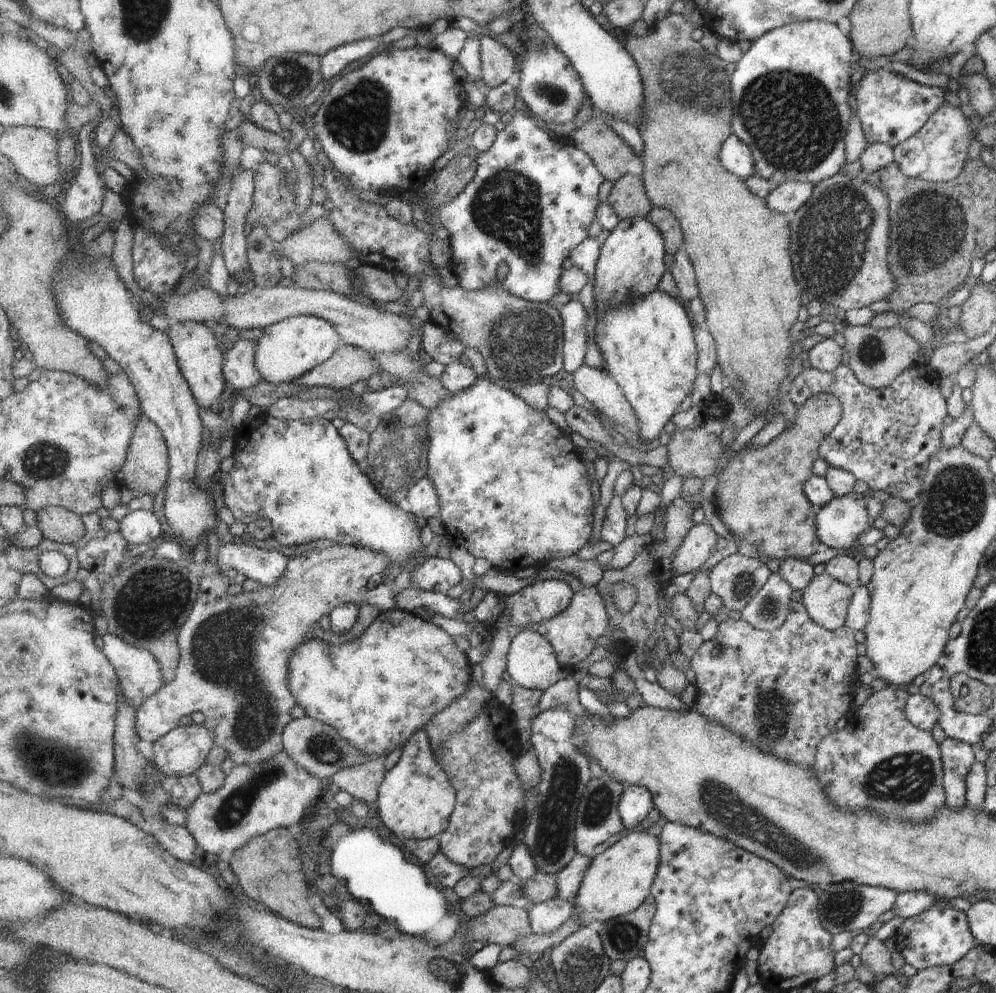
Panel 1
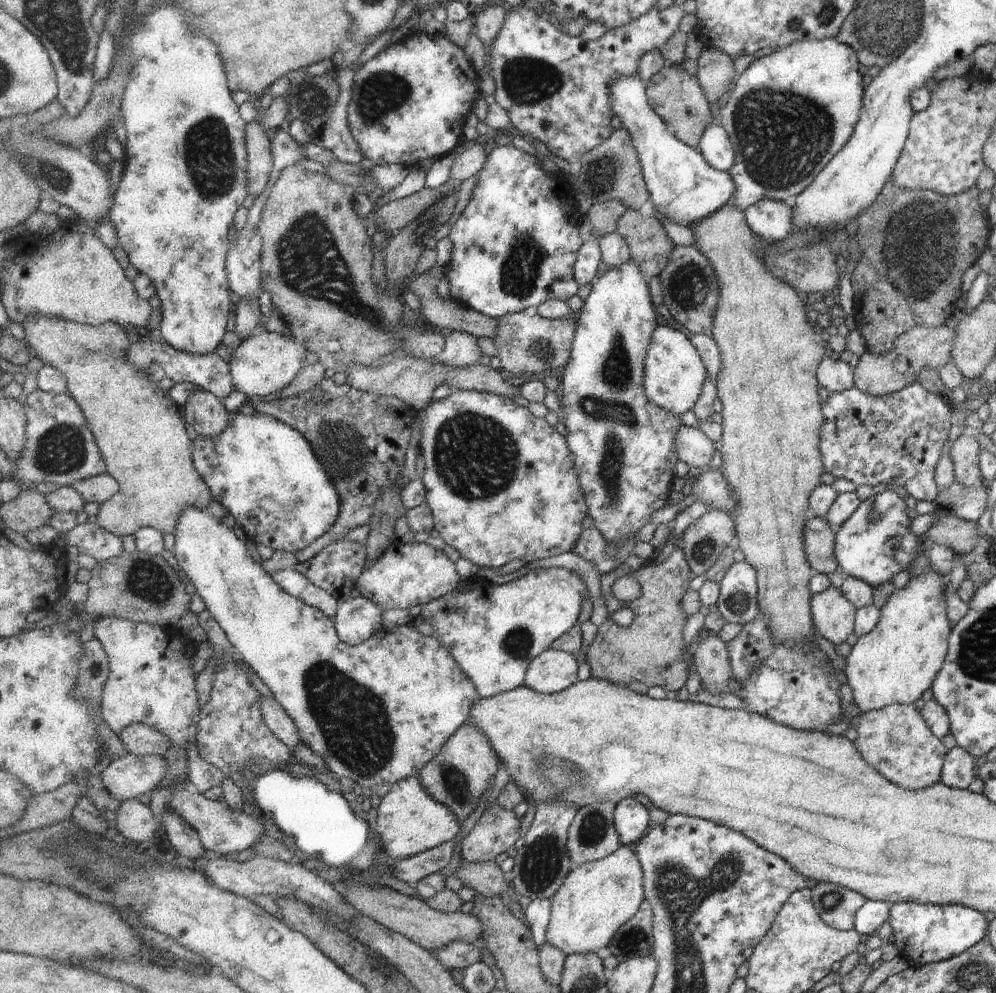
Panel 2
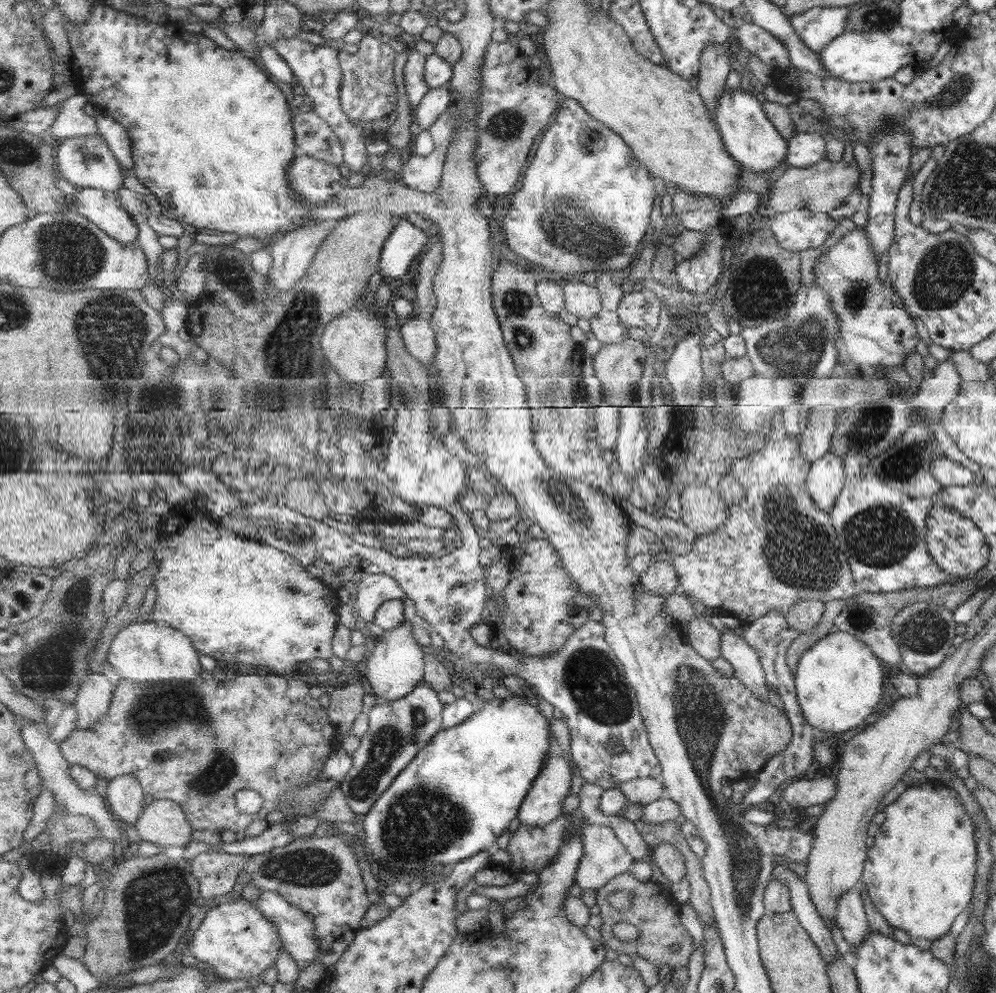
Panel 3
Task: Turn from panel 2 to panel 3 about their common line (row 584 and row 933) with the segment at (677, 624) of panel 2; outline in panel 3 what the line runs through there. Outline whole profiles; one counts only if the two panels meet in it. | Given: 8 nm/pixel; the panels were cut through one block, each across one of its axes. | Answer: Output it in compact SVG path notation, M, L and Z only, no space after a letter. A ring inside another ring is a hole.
M631 872L619 875L609 881L607 886L600 888L596 894L596 902L600 907L600 916L603 924L601 925L601 941L613 947L613 950L628 955L629 957L637 954L643 959L650 961L655 967L663 968L667 964L670 970L681 968L689 964L689 958L695 950L695 942L689 930L681 924L679 918L680 906L666 893L662 887L649 881L636 879ZM617 891L631 891L633 893L631 906L627 910L617 910L610 902L609 895ZM617 922L630 922L641 929L641 936L635 942L620 942L611 944L611 928ZM673 946L678 946L679 950L673 950Z

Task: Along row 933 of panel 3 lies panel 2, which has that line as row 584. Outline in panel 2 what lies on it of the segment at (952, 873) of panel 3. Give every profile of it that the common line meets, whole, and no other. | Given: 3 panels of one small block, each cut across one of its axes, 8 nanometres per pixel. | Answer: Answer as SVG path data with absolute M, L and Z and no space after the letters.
M931 567L923 574L909 579L903 589L895 589L887 602L879 609L879 618L875 628L860 636L851 647L846 660L846 683L852 692L852 703L860 713L881 710L890 704L914 704L921 694L930 688L933 679L945 658L948 648L948 636L951 628L949 618L945 614L945 584L948 578L939 576Z

